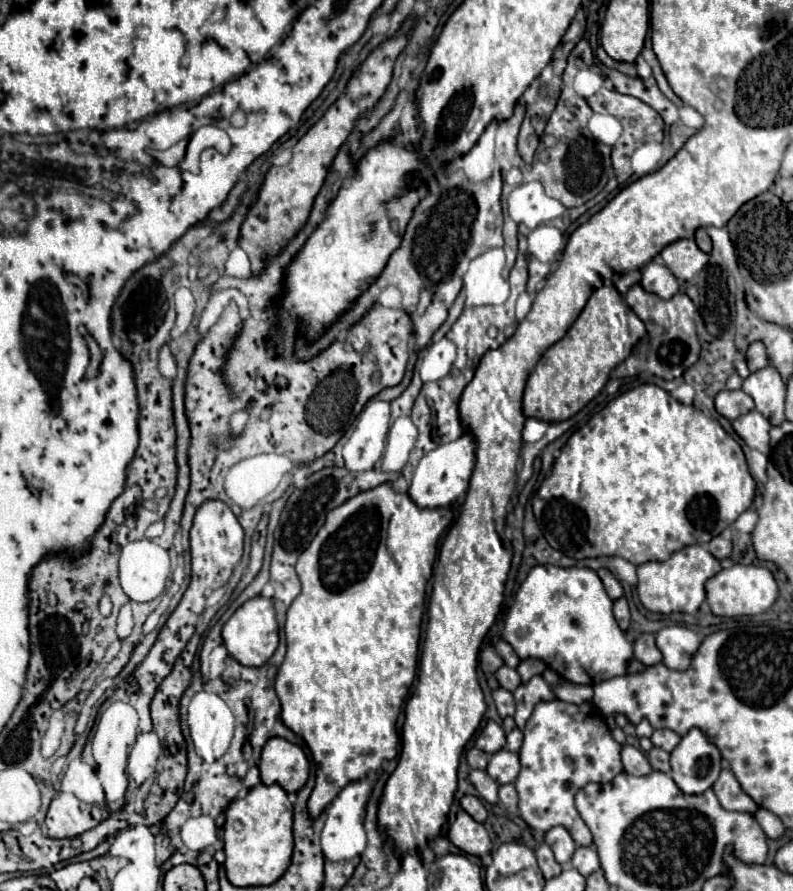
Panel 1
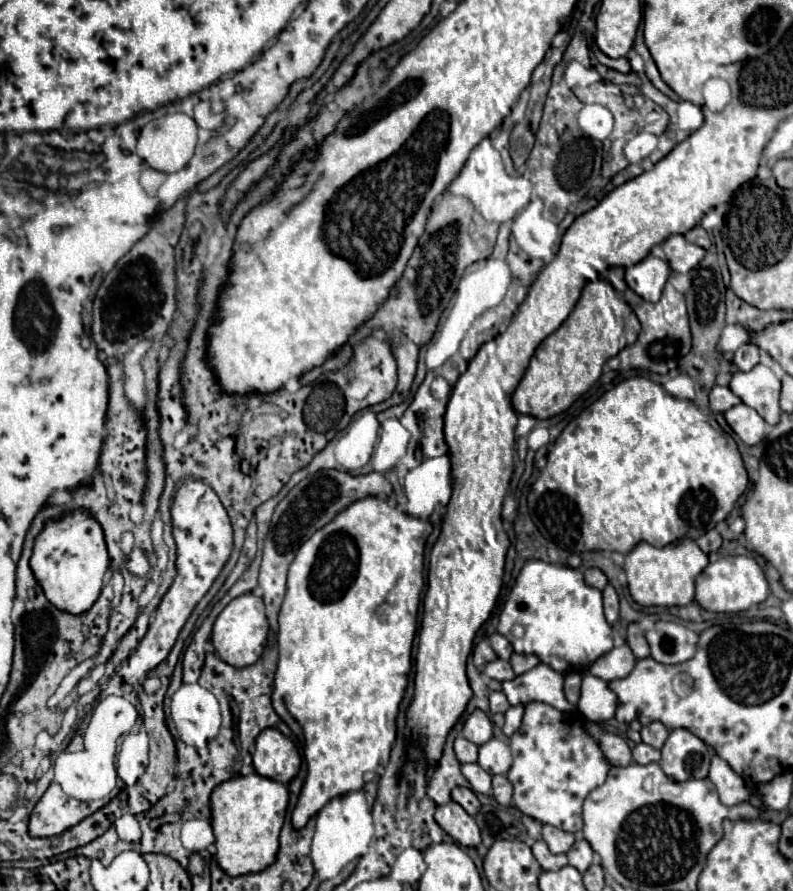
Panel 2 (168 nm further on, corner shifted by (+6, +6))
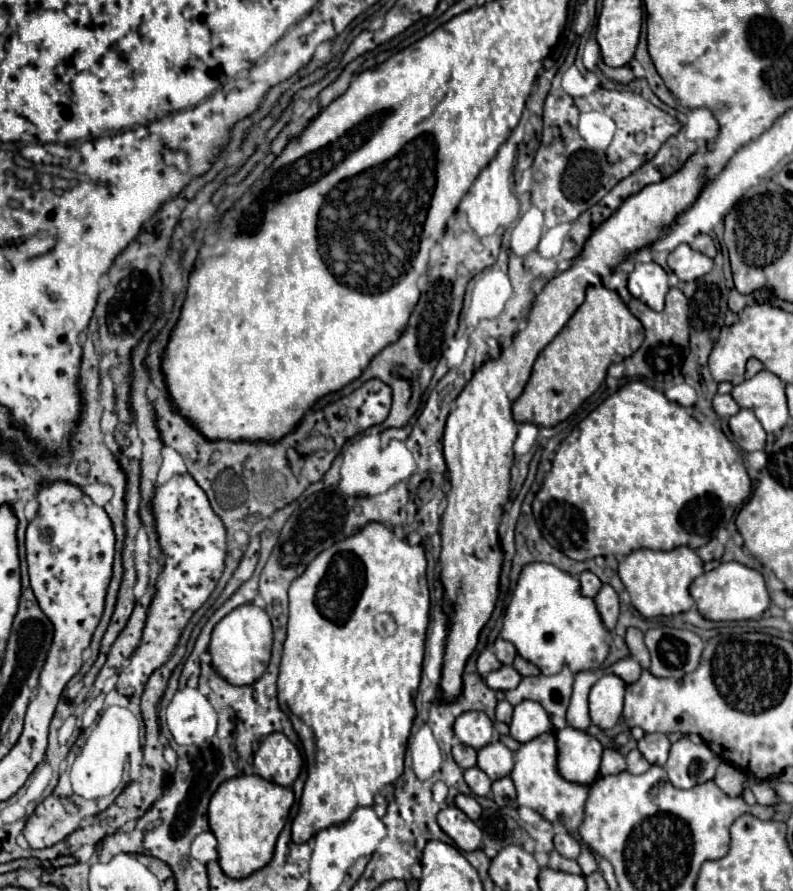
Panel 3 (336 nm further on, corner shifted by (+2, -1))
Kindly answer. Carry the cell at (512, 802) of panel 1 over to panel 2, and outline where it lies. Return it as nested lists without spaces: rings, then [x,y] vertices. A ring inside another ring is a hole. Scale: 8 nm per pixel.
[[[495,775],[493,777],[493,797],[499,805],[511,805],[511,795],[513,787],[505,775]]]

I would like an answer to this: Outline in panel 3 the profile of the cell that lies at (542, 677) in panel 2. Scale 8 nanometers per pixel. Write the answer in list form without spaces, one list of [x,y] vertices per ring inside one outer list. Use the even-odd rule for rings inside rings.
[[[563,668],[553,676],[541,674],[541,676],[523,678],[517,688],[505,692],[505,698],[513,706],[523,700],[539,702],[549,712],[553,728],[561,730],[567,726],[565,712],[571,698],[571,688],[573,688],[573,674],[569,668]]]

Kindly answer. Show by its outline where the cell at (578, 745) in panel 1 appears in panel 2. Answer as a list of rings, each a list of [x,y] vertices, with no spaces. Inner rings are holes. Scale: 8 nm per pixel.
[[[527,703],[521,727],[511,737],[513,765],[507,779],[513,785],[515,807],[547,825],[555,825],[569,833],[583,829],[581,805],[585,797],[603,785],[611,765],[603,757],[597,741],[585,731],[579,713],[561,713],[551,705]]]

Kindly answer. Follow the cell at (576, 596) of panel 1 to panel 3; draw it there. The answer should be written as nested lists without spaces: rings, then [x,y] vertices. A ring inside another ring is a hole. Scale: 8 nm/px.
[[[533,562],[523,568],[517,586],[513,590],[513,598],[507,606],[501,628],[501,638],[513,642],[521,658],[535,664],[541,670],[541,674],[555,674],[563,666],[569,666],[573,674],[583,670],[597,670],[609,656],[609,644],[605,636],[607,636],[607,628],[603,626],[595,600],[581,594],[577,578],[565,574],[563,570],[547,562]]]

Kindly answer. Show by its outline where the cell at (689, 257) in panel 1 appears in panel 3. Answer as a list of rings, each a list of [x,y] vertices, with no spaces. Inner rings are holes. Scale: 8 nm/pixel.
[[[679,244],[669,254],[667,264],[677,274],[677,278],[683,282],[697,280],[699,276],[707,274],[713,268],[713,260],[709,256],[703,256],[701,252],[691,250],[687,244]]]

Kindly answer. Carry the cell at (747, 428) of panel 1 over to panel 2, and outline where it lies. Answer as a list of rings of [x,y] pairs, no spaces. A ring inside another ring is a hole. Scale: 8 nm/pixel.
[[[739,403],[731,407],[725,413],[725,419],[729,427],[739,435],[739,439],[747,445],[757,445],[765,437],[765,421],[759,417],[755,409],[751,409],[745,403]]]

